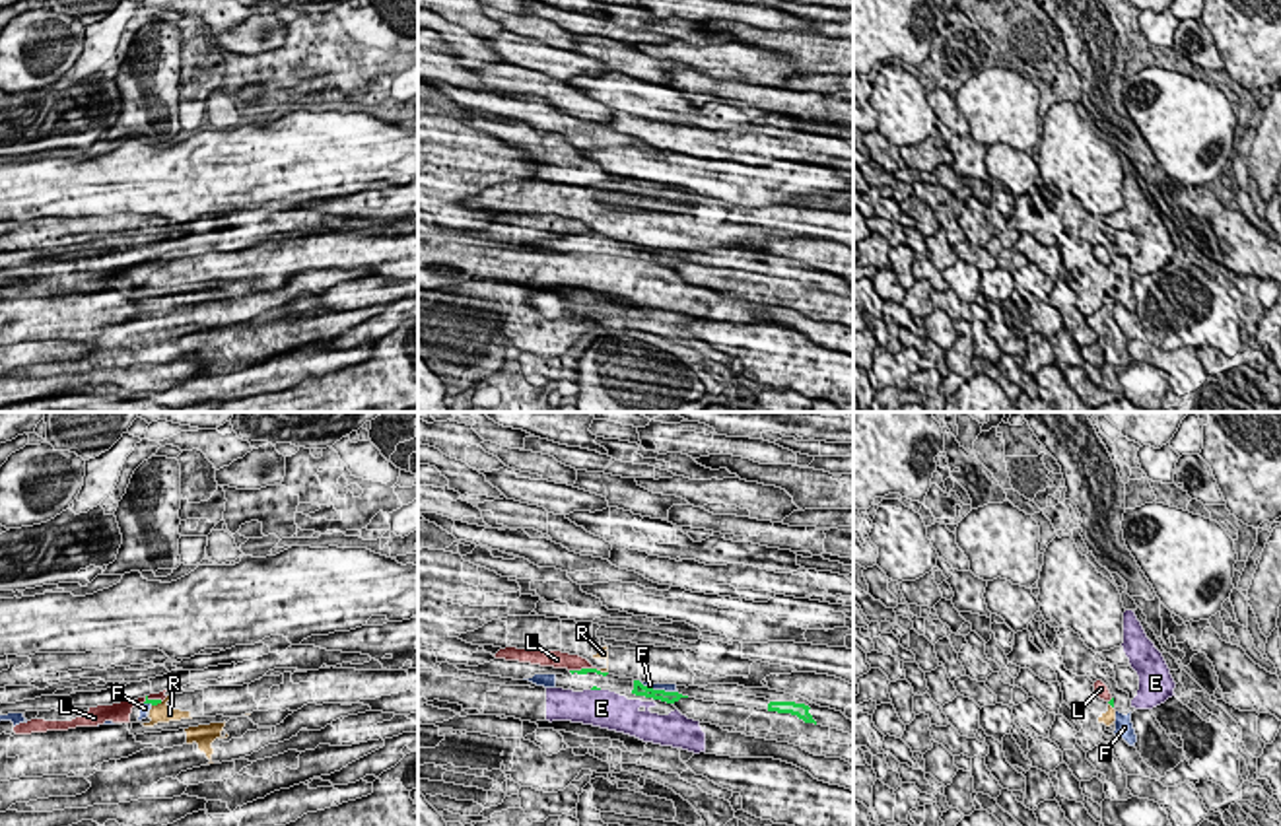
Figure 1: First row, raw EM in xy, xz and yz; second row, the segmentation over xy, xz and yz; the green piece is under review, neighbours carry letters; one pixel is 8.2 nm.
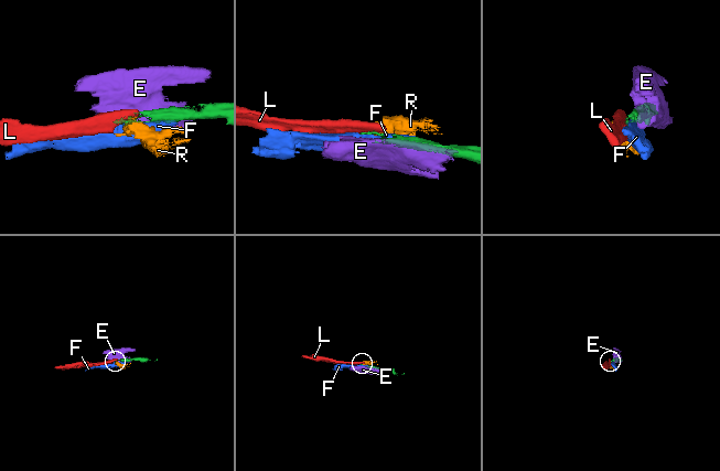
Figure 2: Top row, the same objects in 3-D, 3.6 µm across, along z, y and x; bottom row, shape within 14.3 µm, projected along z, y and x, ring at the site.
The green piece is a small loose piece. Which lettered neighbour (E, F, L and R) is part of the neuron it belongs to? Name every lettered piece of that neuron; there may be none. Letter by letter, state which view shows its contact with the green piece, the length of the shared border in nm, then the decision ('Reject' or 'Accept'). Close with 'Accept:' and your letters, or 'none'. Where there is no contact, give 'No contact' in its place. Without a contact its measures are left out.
E: Touches green in xz. Shared border 80 nm. Reject
F: Touches green in xz. Shared border 360 nm. Accept
L: Touches green in xz. Shared border 240 nm. Reject
R: Touches green in xy. Shared border 100 nm. Reject
Accept: F

